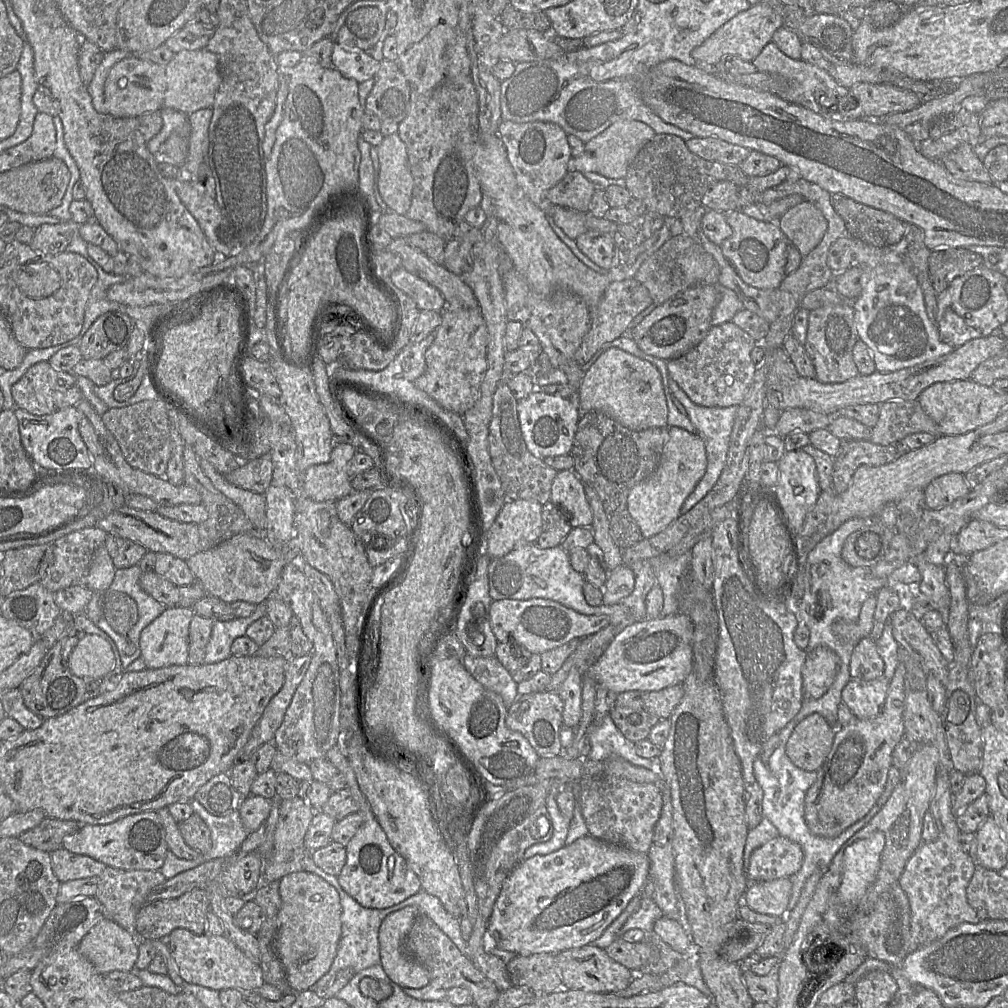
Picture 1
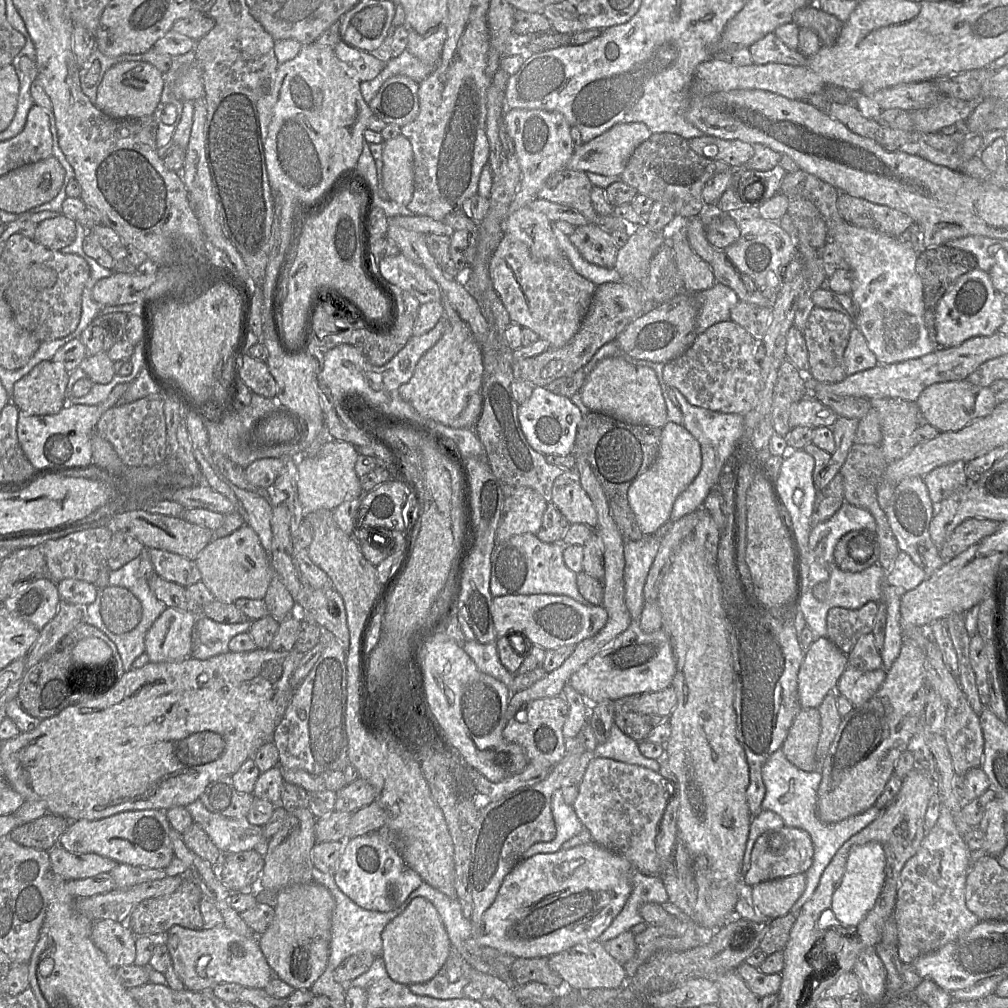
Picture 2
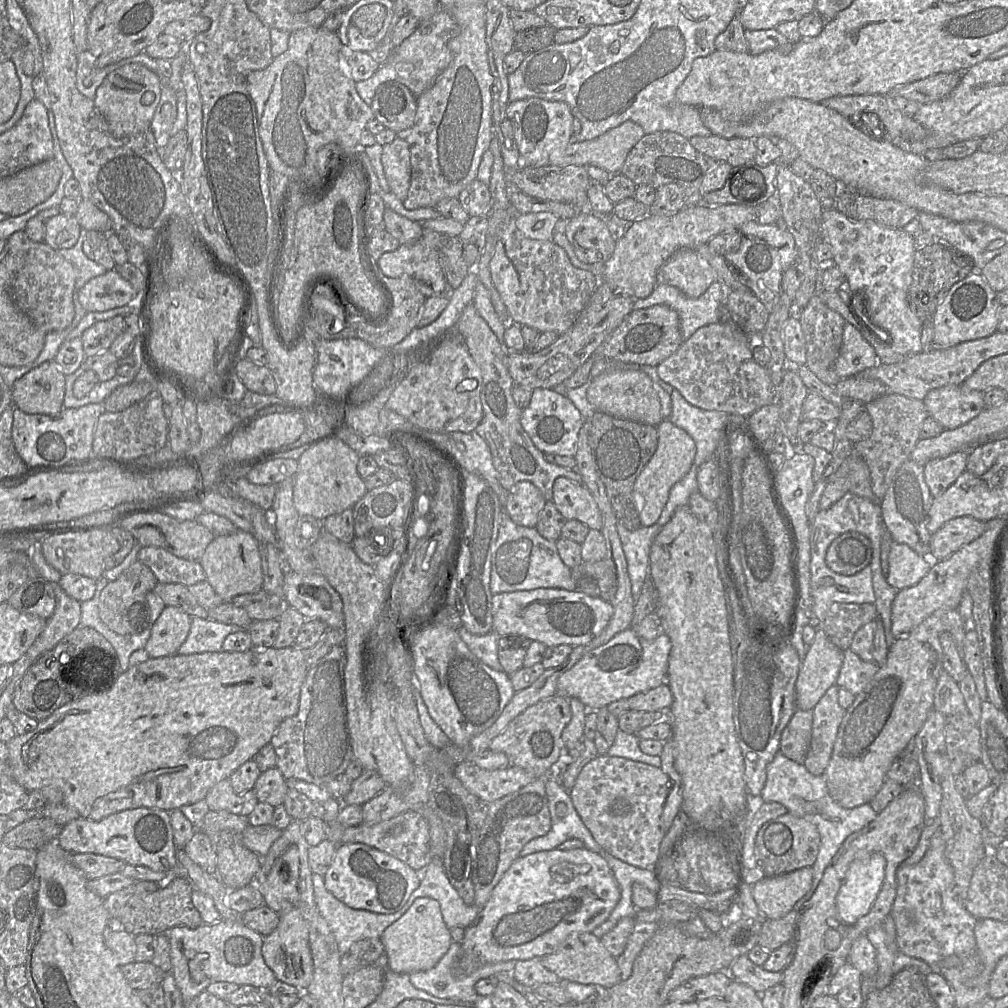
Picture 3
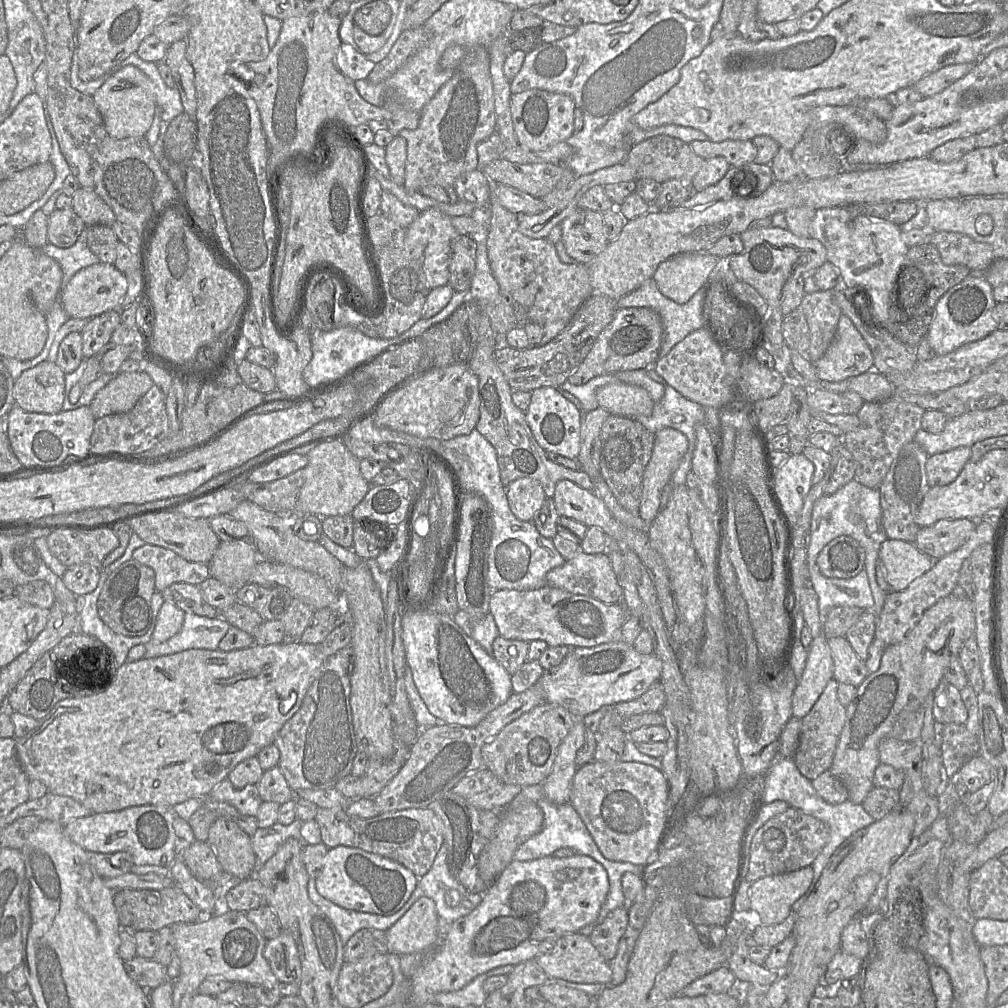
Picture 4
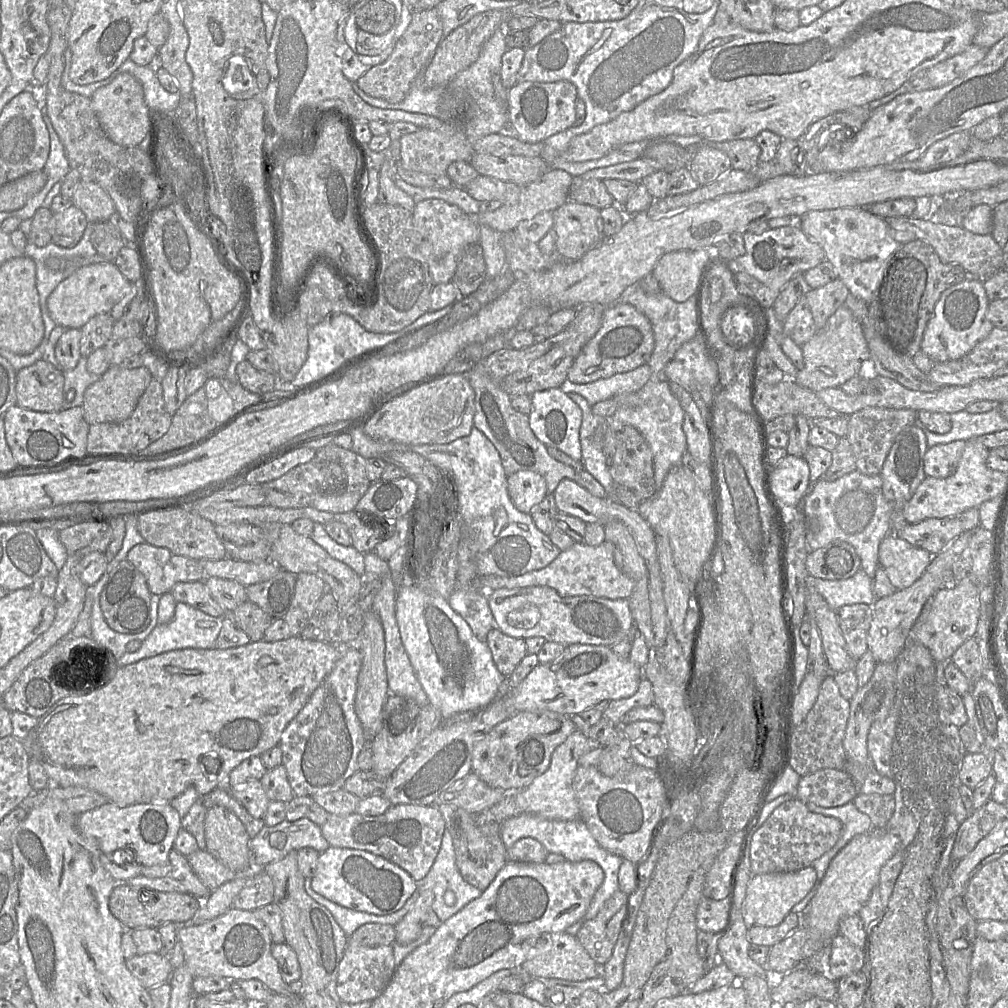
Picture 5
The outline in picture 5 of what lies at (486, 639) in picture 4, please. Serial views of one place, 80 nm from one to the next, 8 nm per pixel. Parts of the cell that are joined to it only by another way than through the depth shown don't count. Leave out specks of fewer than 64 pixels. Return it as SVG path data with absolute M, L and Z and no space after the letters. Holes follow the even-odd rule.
M455 588L448 598L448 603L466 621L475 636L486 641L487 633L496 627L487 594Z

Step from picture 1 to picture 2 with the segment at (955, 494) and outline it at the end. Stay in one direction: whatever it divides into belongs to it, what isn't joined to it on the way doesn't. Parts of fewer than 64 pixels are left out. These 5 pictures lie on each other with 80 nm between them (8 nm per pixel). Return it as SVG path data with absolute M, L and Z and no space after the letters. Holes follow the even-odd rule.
M957 461L937 467L923 477L929 497L935 506L968 482L965 466L965 462Z

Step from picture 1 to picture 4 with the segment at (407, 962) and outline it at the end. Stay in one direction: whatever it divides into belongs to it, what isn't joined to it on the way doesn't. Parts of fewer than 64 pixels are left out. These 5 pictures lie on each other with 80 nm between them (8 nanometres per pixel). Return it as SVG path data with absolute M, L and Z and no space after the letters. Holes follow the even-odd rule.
M420 897L386 930L388 953L403 955L433 951L439 943L438 917L435 902Z

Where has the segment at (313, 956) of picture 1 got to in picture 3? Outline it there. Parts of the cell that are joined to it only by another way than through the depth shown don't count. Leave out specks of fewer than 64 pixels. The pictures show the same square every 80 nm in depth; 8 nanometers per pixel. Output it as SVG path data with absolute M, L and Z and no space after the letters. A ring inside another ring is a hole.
M298 909L280 915L274 931L263 937L261 951L266 965L273 971L277 980L295 986L301 992L306 990L313 978L313 960L309 947L308 924Z

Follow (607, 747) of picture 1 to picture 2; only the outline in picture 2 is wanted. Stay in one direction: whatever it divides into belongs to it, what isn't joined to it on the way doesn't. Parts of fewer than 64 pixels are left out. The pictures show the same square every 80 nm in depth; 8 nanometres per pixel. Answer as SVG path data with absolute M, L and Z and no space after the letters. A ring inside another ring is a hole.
M613 723L609 738L603 744L597 744L594 750L595 757L609 758L616 761L643 766L655 772L659 771L657 759L643 756L638 748L638 742L624 734Z

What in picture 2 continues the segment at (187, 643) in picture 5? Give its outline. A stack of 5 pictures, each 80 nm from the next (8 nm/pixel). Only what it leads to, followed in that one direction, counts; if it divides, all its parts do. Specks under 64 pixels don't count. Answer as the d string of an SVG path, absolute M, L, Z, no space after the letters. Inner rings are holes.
M198 614L192 632L191 657L205 660L229 651L229 641L237 634L247 632L252 620L224 624Z

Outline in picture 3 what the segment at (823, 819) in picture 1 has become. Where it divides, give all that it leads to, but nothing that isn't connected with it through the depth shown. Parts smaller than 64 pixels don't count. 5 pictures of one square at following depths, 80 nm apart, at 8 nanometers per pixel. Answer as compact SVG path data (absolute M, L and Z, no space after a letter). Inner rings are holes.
M958 609L936 610L909 634L894 642L888 649L885 664L855 696L842 719L829 764L822 775L830 796L841 807L851 809L869 803L881 789L892 763L900 757L908 743L921 729L929 711L933 708L934 691L943 670L943 653L939 636L942 632L953 634L958 628L966 628Z

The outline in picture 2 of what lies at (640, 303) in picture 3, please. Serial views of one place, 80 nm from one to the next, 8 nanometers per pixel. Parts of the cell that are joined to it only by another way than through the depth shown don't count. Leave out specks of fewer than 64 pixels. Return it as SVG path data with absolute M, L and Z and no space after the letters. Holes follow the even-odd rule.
M719 282L707 290L689 294L698 304L697 334L715 323L730 320L730 312L739 301L737 294L730 287Z

